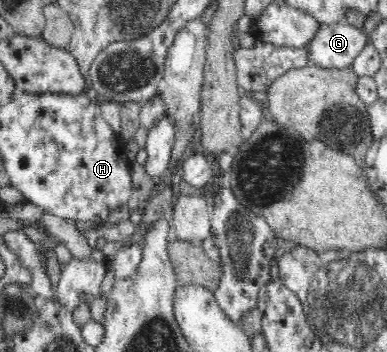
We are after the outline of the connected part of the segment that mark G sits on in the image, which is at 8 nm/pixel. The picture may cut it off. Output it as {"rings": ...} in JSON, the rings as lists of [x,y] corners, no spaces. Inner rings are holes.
{"rings":[[[347,22],[318,23],[313,38],[306,42],[306,60],[311,66],[321,69],[351,68],[354,58],[369,42],[368,35]]]}

